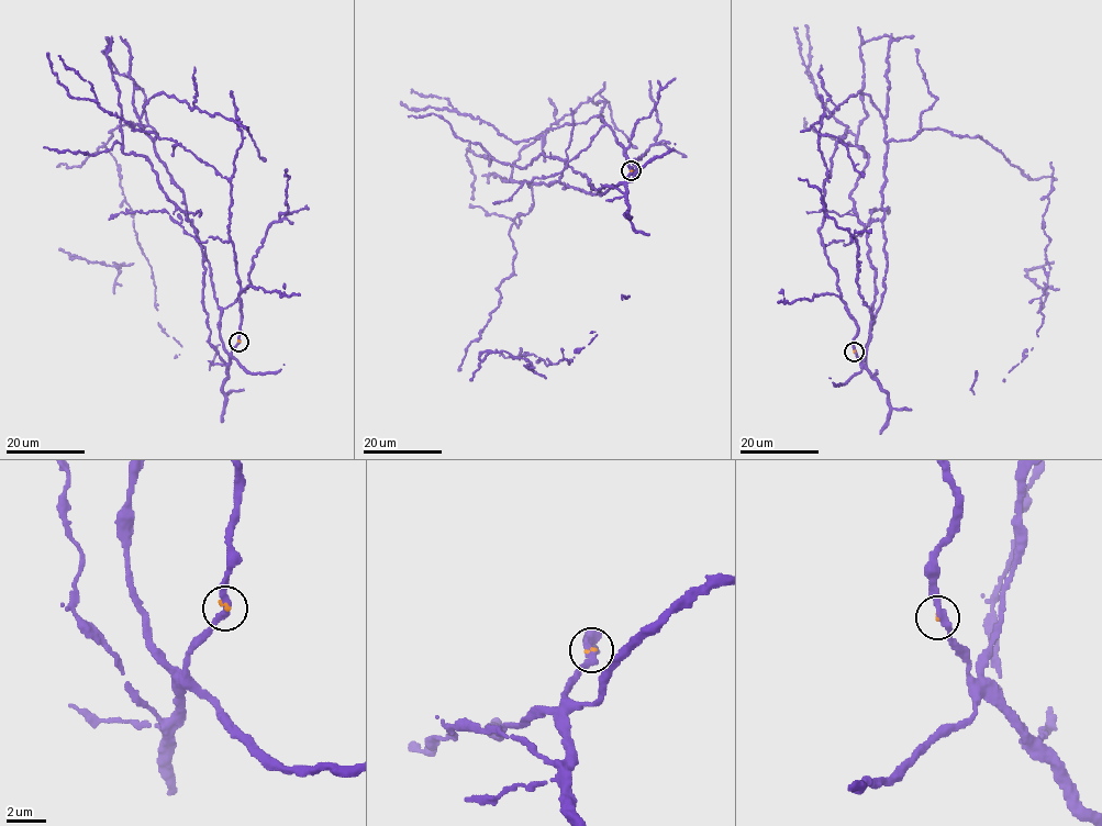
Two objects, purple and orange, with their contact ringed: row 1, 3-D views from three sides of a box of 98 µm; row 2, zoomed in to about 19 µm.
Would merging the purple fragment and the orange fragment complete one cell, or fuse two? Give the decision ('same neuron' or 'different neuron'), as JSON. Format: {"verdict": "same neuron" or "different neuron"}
{"verdict": "different neuron"}

